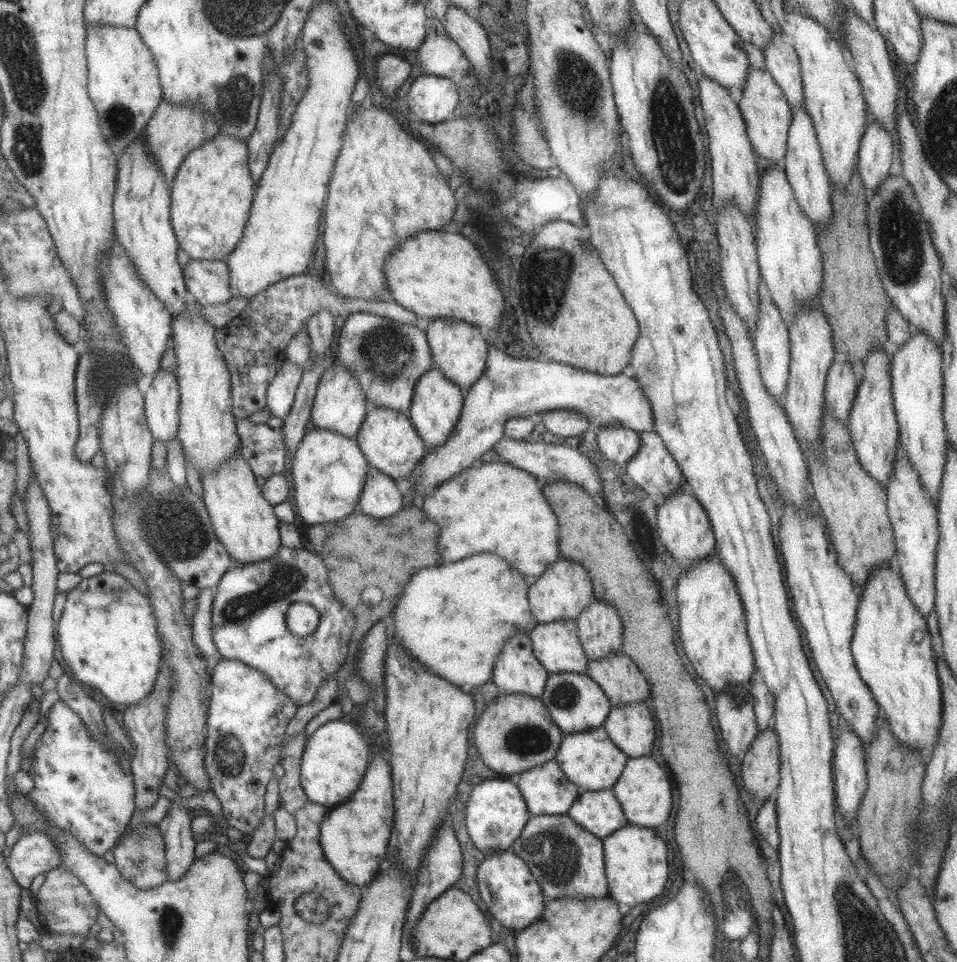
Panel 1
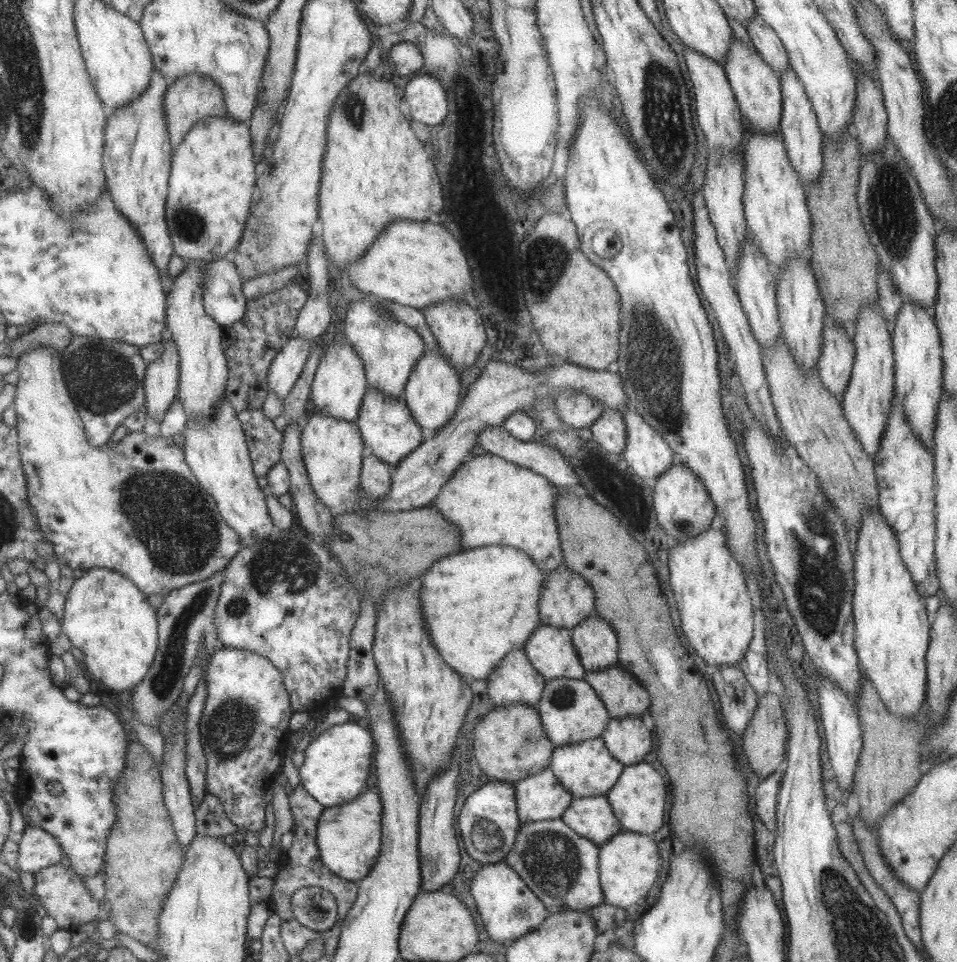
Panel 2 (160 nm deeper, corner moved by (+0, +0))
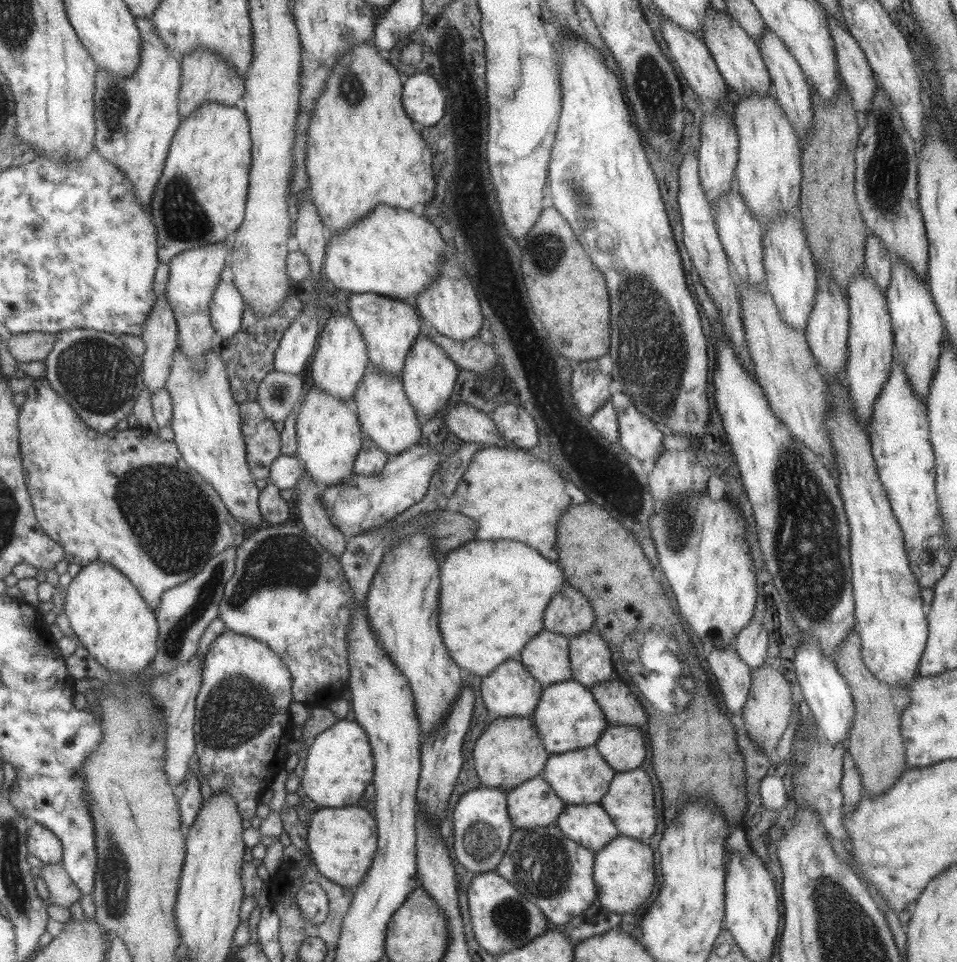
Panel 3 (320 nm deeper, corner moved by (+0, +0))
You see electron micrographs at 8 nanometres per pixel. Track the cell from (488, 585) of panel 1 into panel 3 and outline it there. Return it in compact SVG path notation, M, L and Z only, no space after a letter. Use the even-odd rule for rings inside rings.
M473 538L446 553L439 572L441 640L461 670L481 677L509 658L520 660L520 650L543 629L547 603L565 583L558 561L547 560L533 548L509 539ZM467 624L483 624L483 628L469 628Z

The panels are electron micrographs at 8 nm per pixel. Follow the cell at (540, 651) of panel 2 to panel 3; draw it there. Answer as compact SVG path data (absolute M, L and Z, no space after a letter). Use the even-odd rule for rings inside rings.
M541 629L520 650L522 665L543 688L571 679L568 642L561 634Z

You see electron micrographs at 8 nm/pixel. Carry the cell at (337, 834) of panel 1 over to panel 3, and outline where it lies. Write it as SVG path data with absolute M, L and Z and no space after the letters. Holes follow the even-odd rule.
M356 805L317 807L308 819L307 845L317 873L343 888L353 889L361 883L377 851L376 840L374 818L367 810Z

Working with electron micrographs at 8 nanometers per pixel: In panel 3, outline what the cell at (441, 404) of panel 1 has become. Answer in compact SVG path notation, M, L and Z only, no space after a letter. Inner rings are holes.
M425 334L419 335L414 344L408 348L399 378L402 380L404 394L421 422L446 408L458 370L453 361L447 357L447 353Z

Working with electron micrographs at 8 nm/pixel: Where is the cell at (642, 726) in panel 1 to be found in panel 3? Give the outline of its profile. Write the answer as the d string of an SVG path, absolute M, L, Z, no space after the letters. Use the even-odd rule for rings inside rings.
M608 725L594 742L601 758L616 772L631 771L645 758L639 727Z

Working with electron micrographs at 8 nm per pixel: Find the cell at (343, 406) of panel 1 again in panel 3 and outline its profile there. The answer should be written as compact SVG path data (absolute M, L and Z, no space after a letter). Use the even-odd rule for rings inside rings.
M330 314L318 335L317 350L311 362L313 385L323 390L325 394L339 398L341 402L351 403L355 388L357 384L360 384L369 364L365 341L350 315L333 316Z

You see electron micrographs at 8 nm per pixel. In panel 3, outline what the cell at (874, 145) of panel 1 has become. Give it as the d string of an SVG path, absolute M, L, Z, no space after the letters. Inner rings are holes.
M826 14L827 24L835 53L836 69L839 78L852 98L853 108L862 122L862 117L869 108L870 98L877 87L873 71L858 42L849 34L841 20Z

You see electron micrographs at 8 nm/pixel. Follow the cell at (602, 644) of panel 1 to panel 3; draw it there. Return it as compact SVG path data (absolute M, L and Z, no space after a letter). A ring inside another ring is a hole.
M594 629L569 639L568 659L571 679L588 688L616 676L610 650Z

